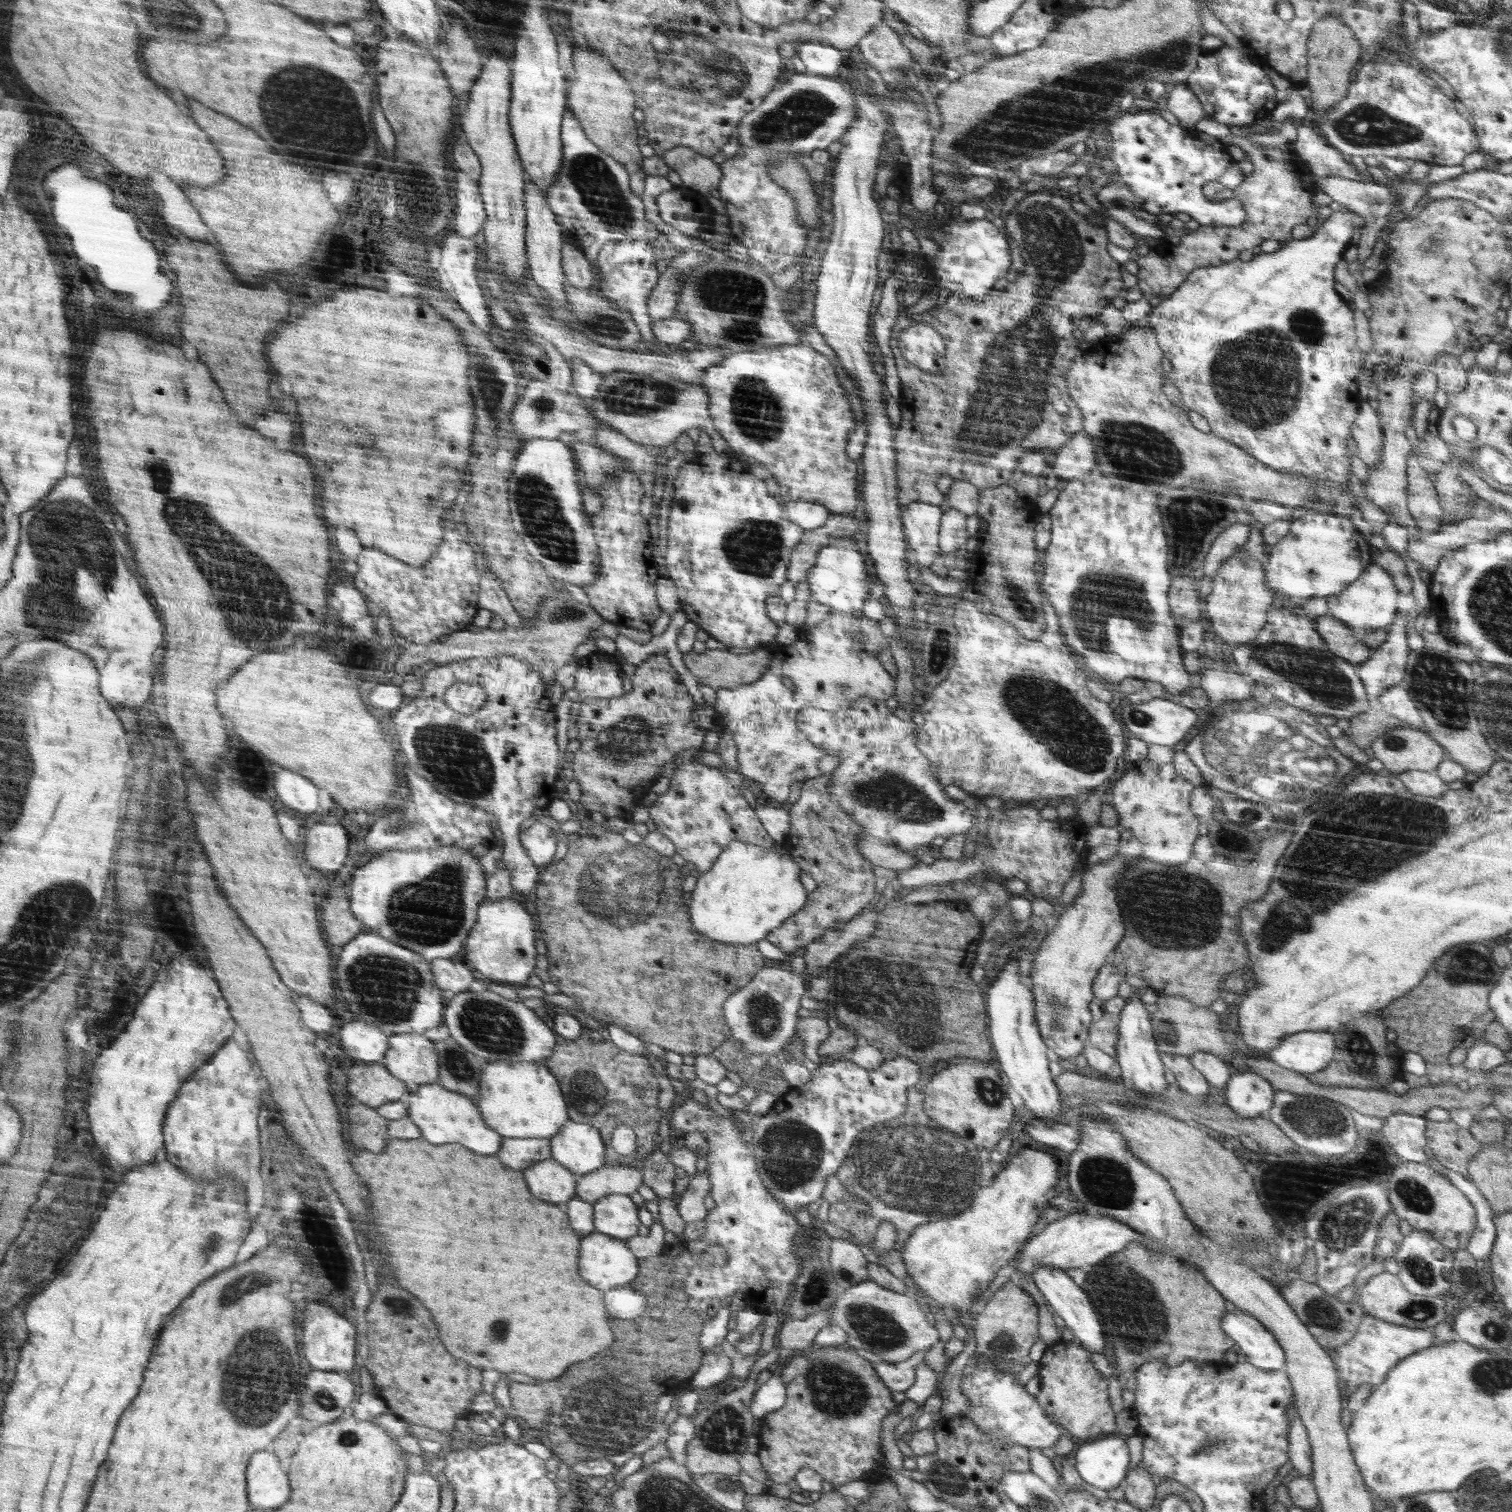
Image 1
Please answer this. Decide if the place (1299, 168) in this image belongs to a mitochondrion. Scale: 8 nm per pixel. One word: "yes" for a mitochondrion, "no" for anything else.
no

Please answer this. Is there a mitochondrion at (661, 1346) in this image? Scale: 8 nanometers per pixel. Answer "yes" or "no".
no

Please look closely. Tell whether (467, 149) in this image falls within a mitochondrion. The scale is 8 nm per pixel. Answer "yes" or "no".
no

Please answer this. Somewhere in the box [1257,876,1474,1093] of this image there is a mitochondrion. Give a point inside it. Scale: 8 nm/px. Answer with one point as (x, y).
(1359, 1047)

